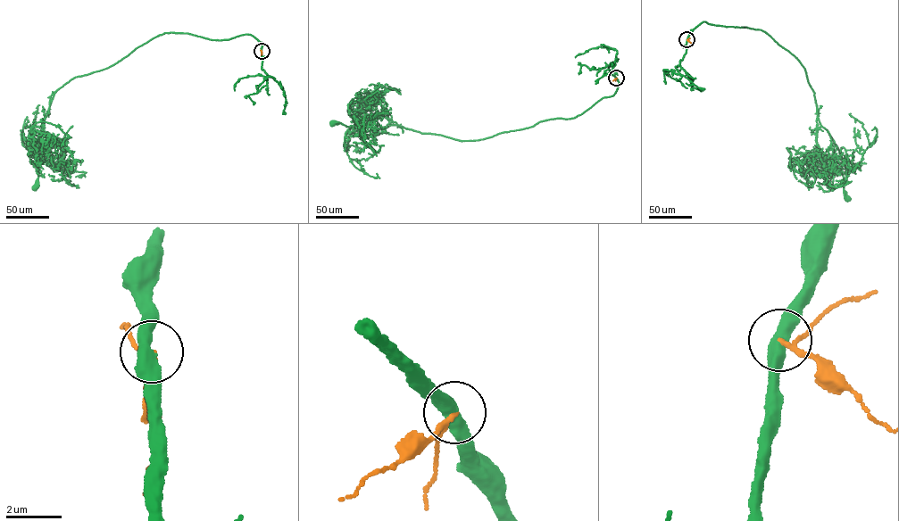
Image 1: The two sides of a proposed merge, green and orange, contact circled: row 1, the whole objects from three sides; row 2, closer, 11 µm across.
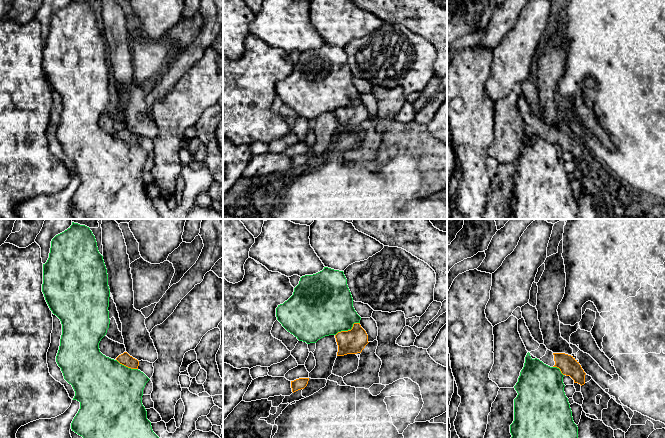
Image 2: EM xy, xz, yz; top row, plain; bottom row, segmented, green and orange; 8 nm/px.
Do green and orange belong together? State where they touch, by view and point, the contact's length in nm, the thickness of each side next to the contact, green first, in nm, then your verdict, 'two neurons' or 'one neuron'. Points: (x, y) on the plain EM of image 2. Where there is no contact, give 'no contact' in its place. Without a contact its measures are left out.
xz (348, 105) | 220 nm | 440/200 nm | two neurons

